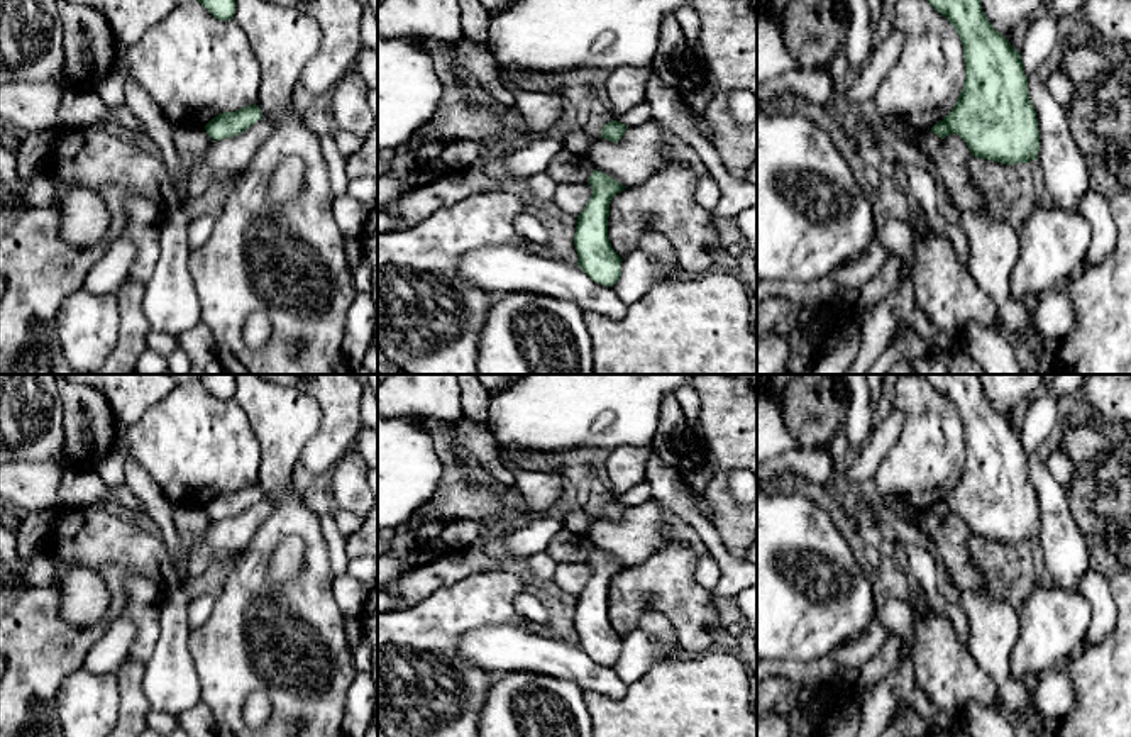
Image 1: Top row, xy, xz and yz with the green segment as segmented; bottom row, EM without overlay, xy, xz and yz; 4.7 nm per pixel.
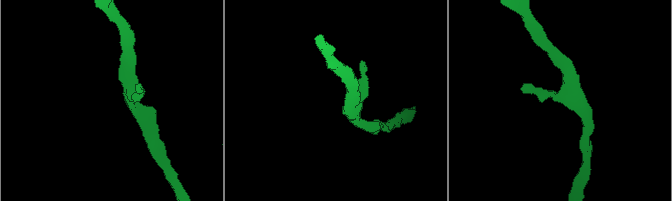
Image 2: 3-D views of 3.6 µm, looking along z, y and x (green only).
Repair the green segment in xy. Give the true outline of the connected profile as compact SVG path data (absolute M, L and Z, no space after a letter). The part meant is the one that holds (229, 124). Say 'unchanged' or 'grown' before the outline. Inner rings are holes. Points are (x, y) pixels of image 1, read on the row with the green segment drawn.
unchanged; M254 103L235 112L218 114L205 125L205 130L212 141L222 141L242 134L261 119L262 112Z

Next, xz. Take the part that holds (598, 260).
unchanged; M594 169L588 183L593 195L577 215L574 246L579 256L577 266L596 283L613 286L621 276L621 258L611 247L608 237L610 203L625 190L611 176Z

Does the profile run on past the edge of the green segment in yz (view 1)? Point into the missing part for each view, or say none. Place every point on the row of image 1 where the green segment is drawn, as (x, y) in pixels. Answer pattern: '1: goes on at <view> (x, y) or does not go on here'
1: does not go on here

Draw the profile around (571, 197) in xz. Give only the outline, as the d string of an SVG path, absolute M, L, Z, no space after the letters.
M560 183L554 202L562 212L577 217L584 210L591 195L593 188L589 183Z

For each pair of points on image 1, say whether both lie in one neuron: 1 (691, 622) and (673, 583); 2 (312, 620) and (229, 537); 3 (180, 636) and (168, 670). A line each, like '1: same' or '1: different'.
1: same
2: different
3: same

